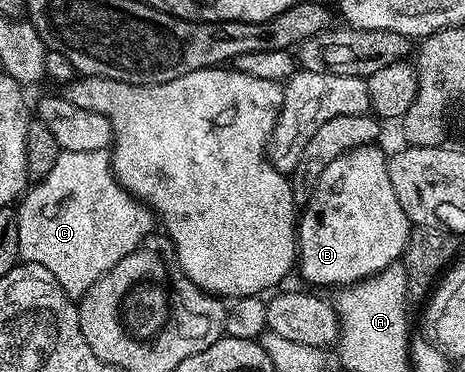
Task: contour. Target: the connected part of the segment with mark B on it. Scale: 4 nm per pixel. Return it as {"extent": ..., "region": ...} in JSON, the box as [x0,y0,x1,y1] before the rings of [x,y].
{"extent":[297,145,413,289],"region":[[[379,145],[355,147],[349,153],[337,157],[337,161],[333,161],[333,165],[329,165],[329,169],[325,169],[325,173],[321,173],[321,177],[315,183],[297,219],[297,271],[300,271],[312,283],[312,285],[310,284],[312,288],[323,289],[319,287],[331,287],[334,283],[336,283],[334,287],[339,289],[348,287],[352,283],[361,282],[363,279],[377,274],[391,264],[398,264],[400,262],[403,251],[407,248],[407,239],[412,233],[413,224],[407,218],[405,209],[401,209],[401,201],[397,201],[397,193],[393,193],[393,185],[389,182],[389,173],[387,172],[387,161],[388,156],[386,154],[383,155],[383,151],[379,148]]]}

